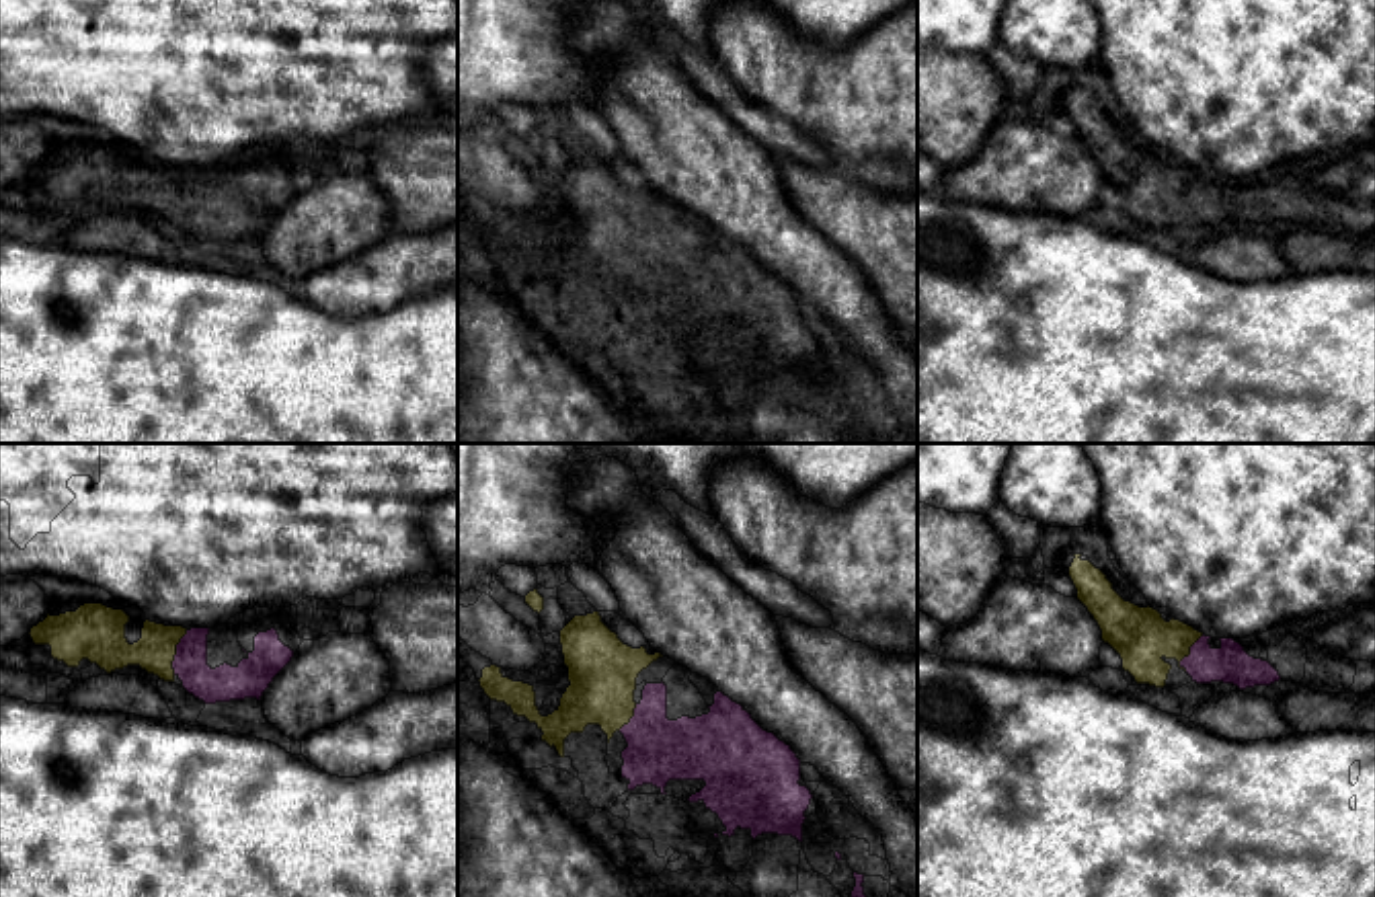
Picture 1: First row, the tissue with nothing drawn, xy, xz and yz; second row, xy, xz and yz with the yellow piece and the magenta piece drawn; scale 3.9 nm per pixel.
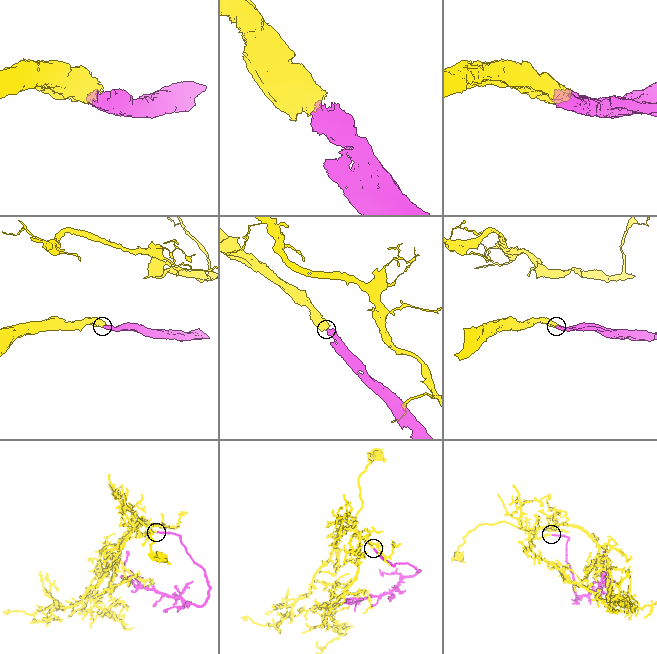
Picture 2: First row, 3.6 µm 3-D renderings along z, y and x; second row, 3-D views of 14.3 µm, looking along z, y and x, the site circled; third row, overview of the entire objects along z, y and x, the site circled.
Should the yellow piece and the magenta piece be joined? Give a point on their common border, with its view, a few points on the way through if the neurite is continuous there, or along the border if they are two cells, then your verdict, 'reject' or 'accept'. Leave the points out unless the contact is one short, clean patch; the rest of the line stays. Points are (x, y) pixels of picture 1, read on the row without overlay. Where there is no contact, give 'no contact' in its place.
contact xy (175, 193); way xy (154, 191), (175, 193), (208, 224), (222, 224); accept

